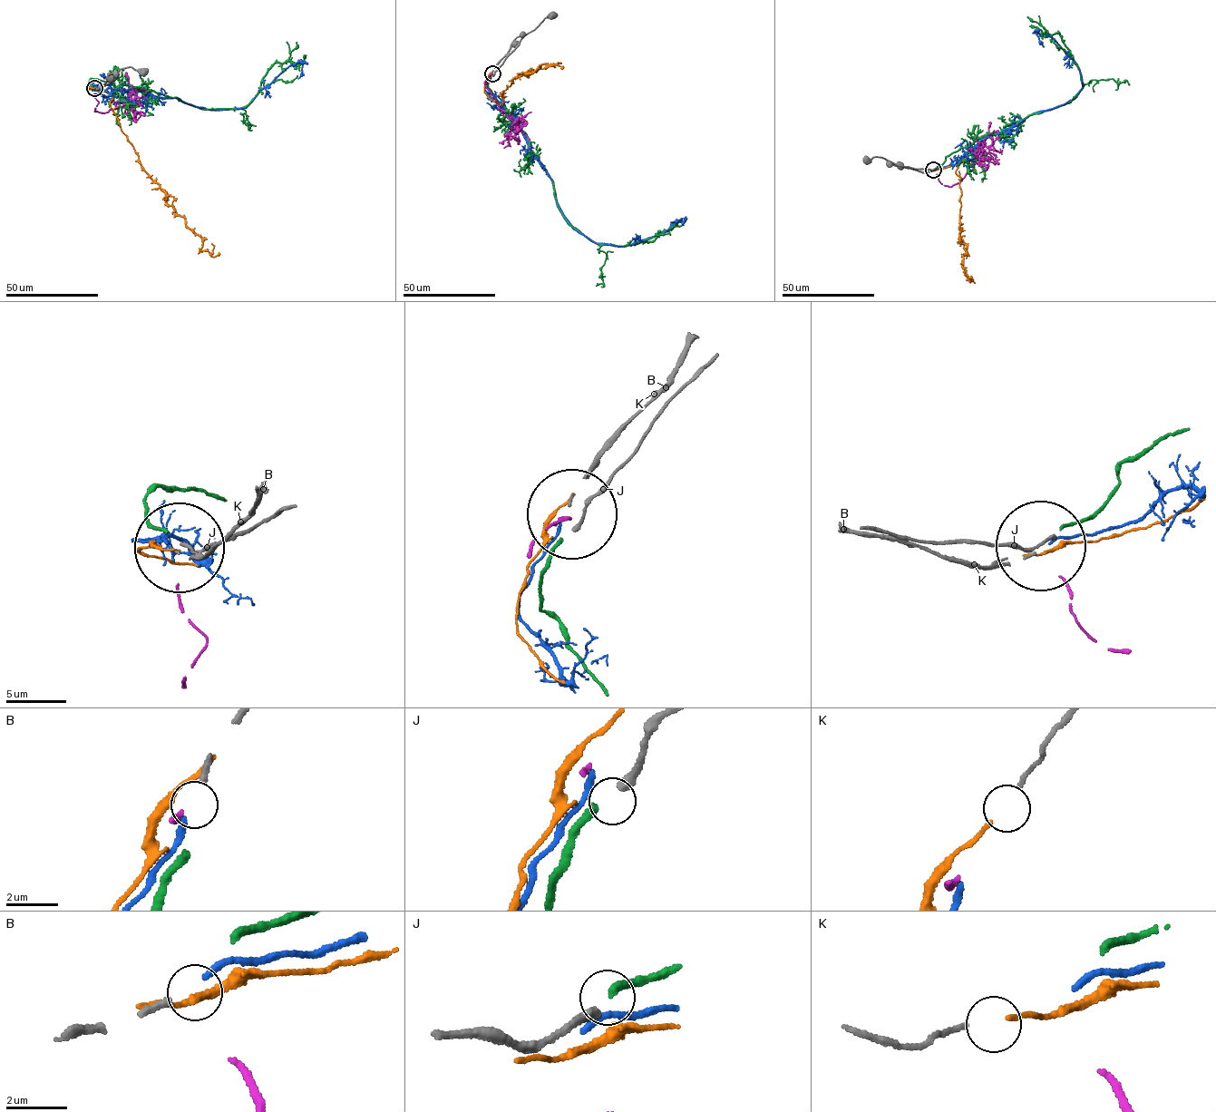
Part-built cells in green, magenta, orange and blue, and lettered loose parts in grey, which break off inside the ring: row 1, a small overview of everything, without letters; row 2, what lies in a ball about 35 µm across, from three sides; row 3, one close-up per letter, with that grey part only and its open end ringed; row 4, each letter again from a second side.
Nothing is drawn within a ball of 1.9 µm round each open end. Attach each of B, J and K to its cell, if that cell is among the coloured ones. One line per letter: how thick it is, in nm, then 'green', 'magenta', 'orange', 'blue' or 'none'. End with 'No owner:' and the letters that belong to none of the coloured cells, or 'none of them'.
B: 240 nm | none
J: 360 nm | green
K: 160 nm | orange
No owner: B

